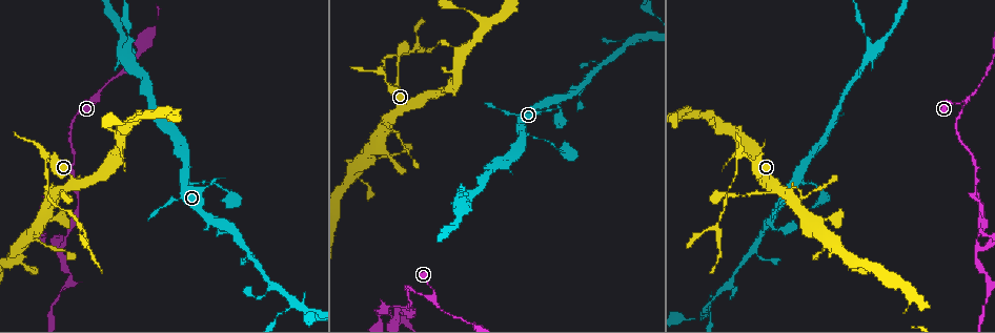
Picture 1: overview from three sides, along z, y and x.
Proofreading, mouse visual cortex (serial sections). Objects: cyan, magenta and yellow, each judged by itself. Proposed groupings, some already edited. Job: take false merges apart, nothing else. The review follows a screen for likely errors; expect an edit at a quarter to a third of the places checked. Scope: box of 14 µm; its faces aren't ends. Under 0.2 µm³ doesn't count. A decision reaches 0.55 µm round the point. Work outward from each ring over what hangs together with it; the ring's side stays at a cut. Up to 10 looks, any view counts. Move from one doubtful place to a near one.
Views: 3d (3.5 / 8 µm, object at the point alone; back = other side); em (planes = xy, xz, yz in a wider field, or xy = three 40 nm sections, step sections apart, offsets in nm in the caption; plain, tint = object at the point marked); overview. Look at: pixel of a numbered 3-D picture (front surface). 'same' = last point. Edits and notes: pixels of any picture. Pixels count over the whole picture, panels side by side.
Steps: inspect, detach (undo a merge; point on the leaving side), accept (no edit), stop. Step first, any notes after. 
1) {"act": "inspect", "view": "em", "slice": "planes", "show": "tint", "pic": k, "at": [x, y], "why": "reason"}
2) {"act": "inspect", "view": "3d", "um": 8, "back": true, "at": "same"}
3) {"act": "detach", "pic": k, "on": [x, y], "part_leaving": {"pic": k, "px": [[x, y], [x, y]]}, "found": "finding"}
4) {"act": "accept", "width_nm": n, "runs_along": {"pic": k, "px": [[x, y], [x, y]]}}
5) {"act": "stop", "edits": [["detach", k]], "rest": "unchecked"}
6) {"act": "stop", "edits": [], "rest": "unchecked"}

{"act": "inspect", "view": "3d", "um": 3.5, "pic": 1, "at": [94, 100], "why": "sudden change in width"}

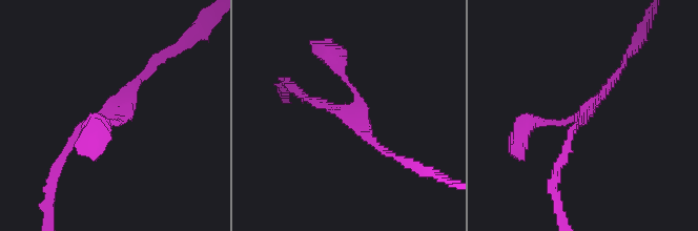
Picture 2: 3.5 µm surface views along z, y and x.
{"act": "inspect", "view": "em", "slice": "xy", "step": 2, "show": "tint", "pic": 2, "at": [116, 117]}

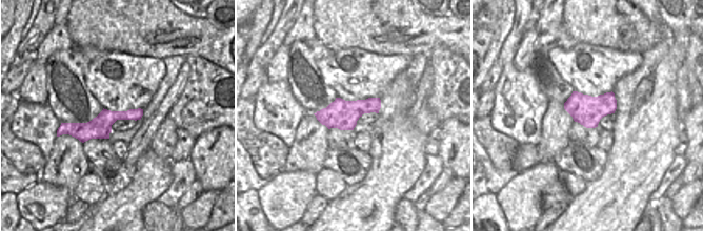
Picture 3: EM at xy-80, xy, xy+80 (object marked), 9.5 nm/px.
{"act": "accept", "runs_along": {"pic": 2, "px": [[331, 51], [356, 103], [341, 110], [299, 92]]}, "found": "all the same cell"}

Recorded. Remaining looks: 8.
{"act": "inspect", "view": "3d", "um": 3.5, "pic": 1, "at": [47, 155], "why": "calibre changes"}

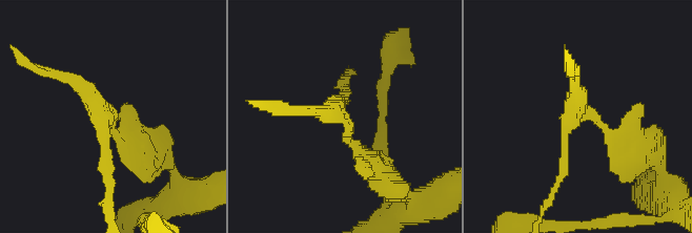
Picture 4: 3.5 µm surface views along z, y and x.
{"act": "inspect", "view": "em", "slice": "xy", "step": 3, "show": "plain", "pic": 4, "at": [346, 121]}

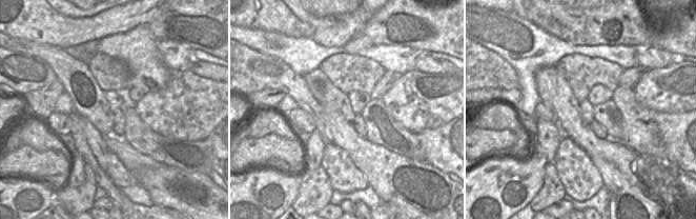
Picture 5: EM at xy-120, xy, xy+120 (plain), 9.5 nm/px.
{"act": "inspect", "view": "em", "slice": "xy", "step": 3, "show": "tint", "at": "same", "why": "with the object marked"}

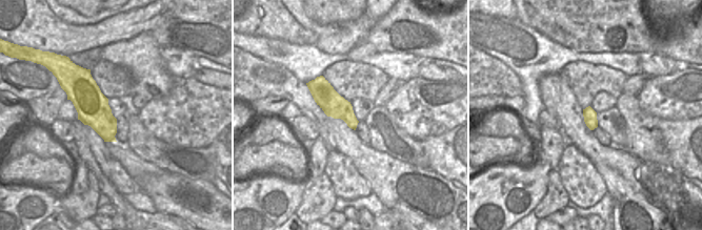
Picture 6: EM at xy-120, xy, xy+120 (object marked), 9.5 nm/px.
{"act": "detach", "pic": 4, "on": [341, 117], "part_leaving": {"pic": 4, "px": [[346, 142], [343, 99]]}, "found": "a second cell is stuck on"}

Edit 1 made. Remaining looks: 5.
{"act": "inspect", "view": "overview", "why": "see it whole again"}

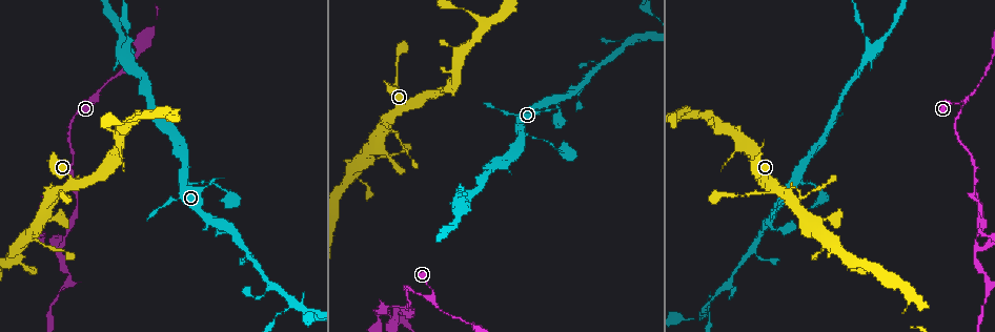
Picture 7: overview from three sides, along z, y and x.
{"act": "inspect", "view": "3d", "um": 3.5, "pic": 7, "at": [977, 181]}

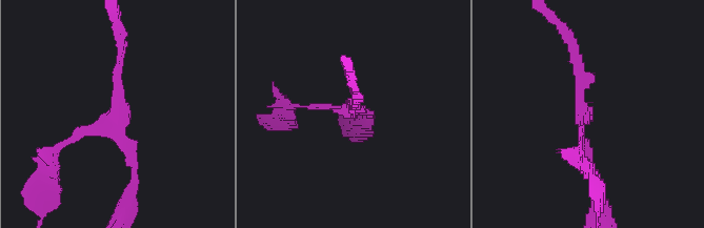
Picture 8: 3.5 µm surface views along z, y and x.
{"act": "inspect", "view": "em", "slice": "xy", "step": 2, "show": "tint", "pic": 8, "at": [586, 115], "arms": 3, "arm_widths_nm": [100, 150, 150]}

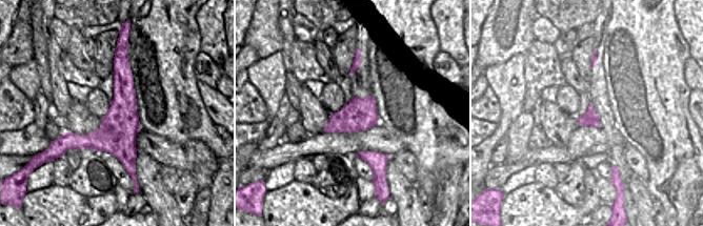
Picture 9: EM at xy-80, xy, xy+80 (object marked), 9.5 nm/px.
{"act": "accept", "width_nm": 300, "runs_along": {"pic": 9, "px": [[121, 61], [123, 148], [132, 168]]}, "found": "one cell here"}

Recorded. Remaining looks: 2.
{"act": "inspect", "view": "3d", "um": 3.5, "pic": 7, "at": [975, 247], "why": "arms part here"}

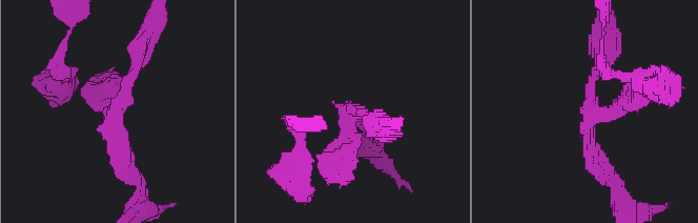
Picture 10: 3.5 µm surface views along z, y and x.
{"act": "inspect", "view": "em", "slice": "xy", "step": 3, "show": "tint", "pic": 10, "at": [353, 114]}

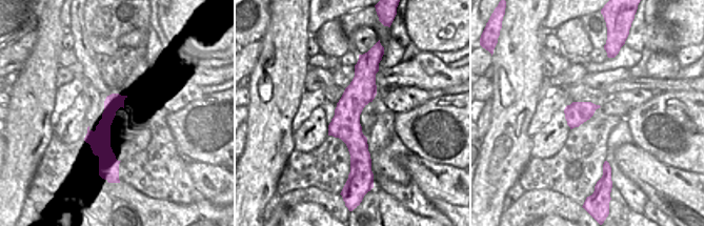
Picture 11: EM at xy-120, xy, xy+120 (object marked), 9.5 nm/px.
{"act": "accept", "arm_widths_nm": [150, 250, 250], "found": "all the same cell"}

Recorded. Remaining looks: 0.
{"act": "stop", "edits": [["detach", 4]], "rest": "unchecked"}

